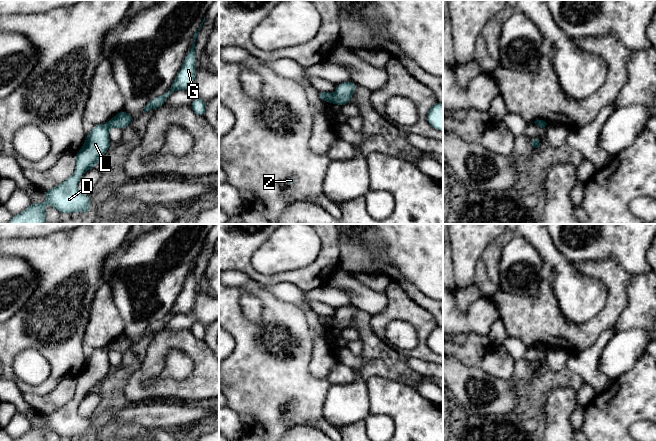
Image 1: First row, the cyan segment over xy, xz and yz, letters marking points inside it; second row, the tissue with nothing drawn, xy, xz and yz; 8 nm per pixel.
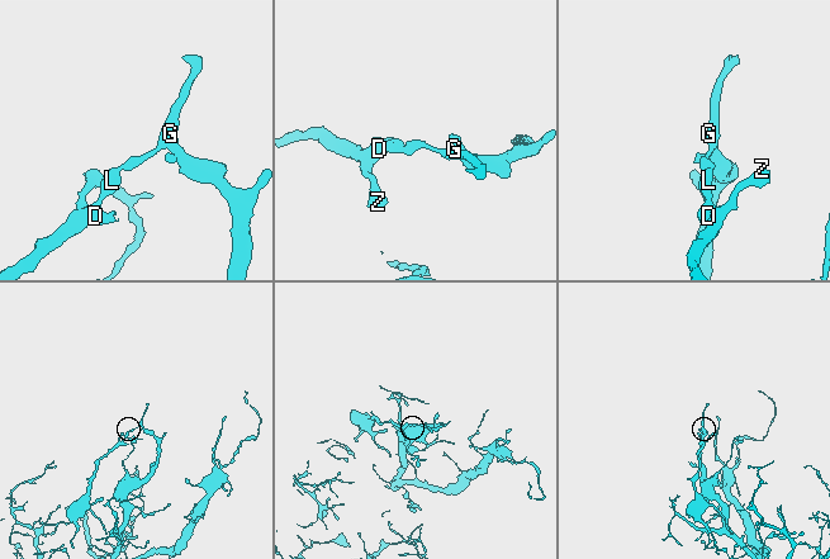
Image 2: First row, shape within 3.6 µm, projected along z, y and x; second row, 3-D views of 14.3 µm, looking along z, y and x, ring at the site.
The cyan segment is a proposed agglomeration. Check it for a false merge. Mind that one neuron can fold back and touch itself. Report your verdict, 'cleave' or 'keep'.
cleave

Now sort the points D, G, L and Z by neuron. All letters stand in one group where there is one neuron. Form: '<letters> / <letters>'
D L Z / G

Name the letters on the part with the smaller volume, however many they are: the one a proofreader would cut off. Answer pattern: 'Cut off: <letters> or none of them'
Cut off: D, L, Z

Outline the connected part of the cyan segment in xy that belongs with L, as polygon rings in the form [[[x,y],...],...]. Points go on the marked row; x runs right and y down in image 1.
[[[107,123],[94,125],[82,148],[76,154],[76,168],[71,177],[55,188],[44,192],[46,201],[31,205],[20,214],[14,215],[7,224],[44,224],[45,204],[48,203],[60,213],[73,214],[80,211],[89,214],[90,197],[78,191],[80,177],[96,166],[112,145]]]

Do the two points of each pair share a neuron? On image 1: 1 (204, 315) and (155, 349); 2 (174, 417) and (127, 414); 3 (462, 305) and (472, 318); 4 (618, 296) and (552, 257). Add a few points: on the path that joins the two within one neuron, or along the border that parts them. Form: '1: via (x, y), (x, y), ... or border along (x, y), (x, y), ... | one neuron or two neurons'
1: border along (163, 328), (189, 330) | two neurons
2: via (162, 414), (139, 414) | one neuron
3: border along (453, 293), (455, 305), (461, 312), (484, 295) | two neurons
4: border along (590, 275), (608, 290), (599, 312) | two neurons

